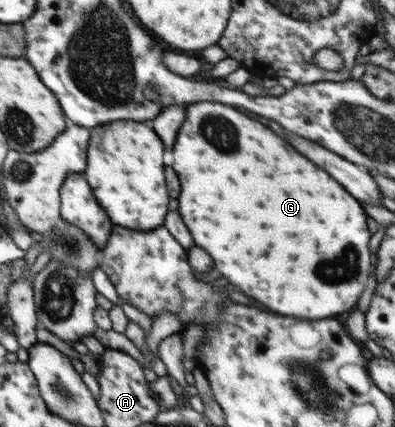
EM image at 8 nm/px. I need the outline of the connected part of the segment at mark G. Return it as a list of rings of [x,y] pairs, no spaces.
[[[197,102],[187,108],[187,118],[183,126],[179,128],[177,142],[173,148],[173,168],[179,174],[181,180],[181,196],[179,196],[179,214],[183,222],[187,224],[189,232],[195,238],[195,244],[207,250],[213,260],[215,268],[233,284],[237,286],[243,294],[255,298],[263,306],[267,306],[271,312],[283,314],[283,316],[293,316],[293,318],[309,318],[309,320],[321,320],[321,318],[331,318],[341,312],[349,312],[357,305],[357,300],[361,292],[365,290],[365,284],[371,275],[371,251],[369,250],[369,239],[372,234],[367,228],[368,214],[362,204],[359,204],[349,192],[345,192],[325,170],[309,162],[303,154],[299,154],[291,144],[287,144],[281,136],[277,136],[273,130],[265,128],[261,122],[247,118],[239,110],[221,104],[221,102]]]

